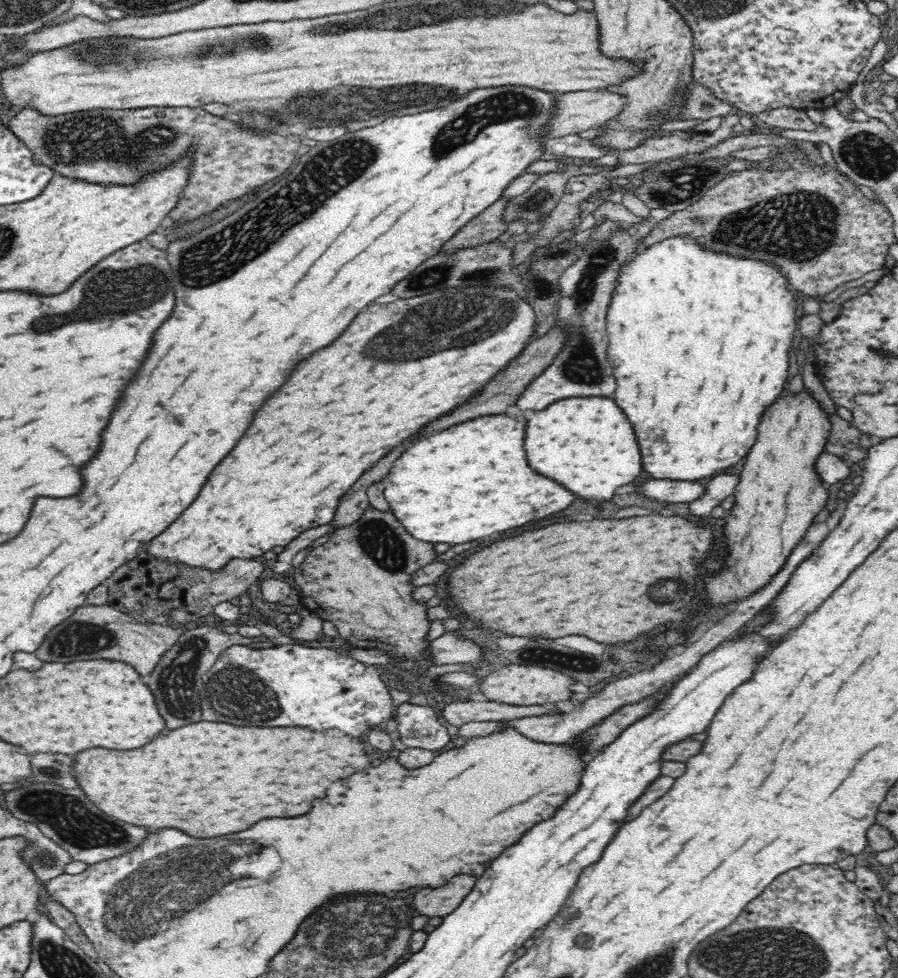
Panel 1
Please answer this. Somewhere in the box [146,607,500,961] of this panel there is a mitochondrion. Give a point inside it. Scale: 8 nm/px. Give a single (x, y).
(233, 693)

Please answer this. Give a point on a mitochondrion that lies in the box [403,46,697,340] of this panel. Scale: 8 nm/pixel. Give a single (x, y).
(506, 106)

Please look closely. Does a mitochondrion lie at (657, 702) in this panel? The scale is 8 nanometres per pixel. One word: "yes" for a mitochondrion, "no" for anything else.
no

